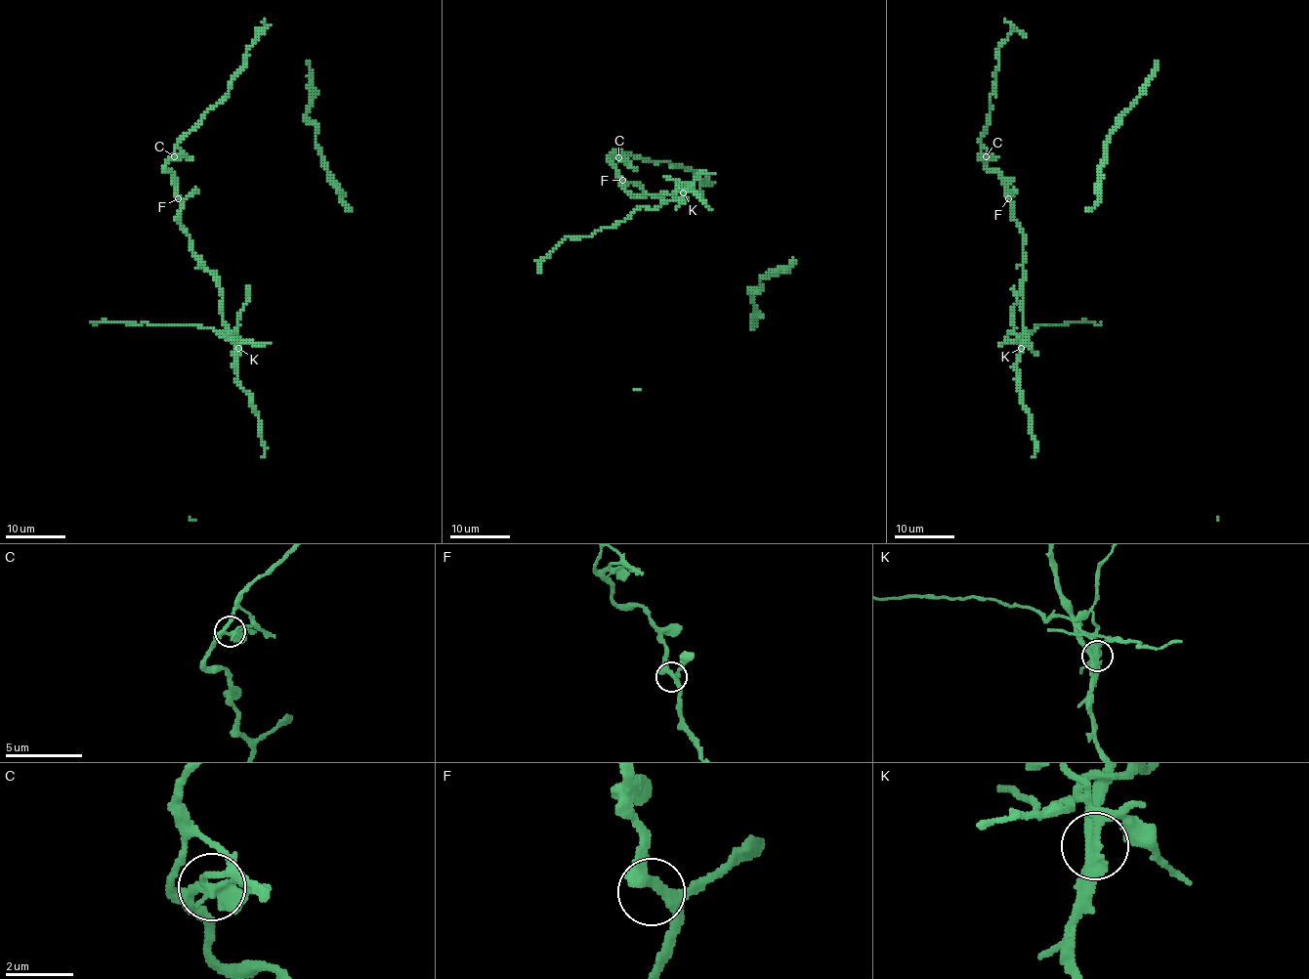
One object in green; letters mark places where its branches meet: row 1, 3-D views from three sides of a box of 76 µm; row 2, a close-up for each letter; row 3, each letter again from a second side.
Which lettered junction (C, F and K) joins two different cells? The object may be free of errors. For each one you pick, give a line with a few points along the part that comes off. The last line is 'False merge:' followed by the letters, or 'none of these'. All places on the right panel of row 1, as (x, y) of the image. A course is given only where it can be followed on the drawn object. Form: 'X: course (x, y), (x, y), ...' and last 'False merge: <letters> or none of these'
K: course (1021, 348), (1019, 338), (1038, 328), (1035, 325), (1102, 322)
False merge: K

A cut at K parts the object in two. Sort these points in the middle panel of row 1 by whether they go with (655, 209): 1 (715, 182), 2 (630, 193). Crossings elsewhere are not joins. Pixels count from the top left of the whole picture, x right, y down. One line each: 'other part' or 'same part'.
1: other part
2: other part

